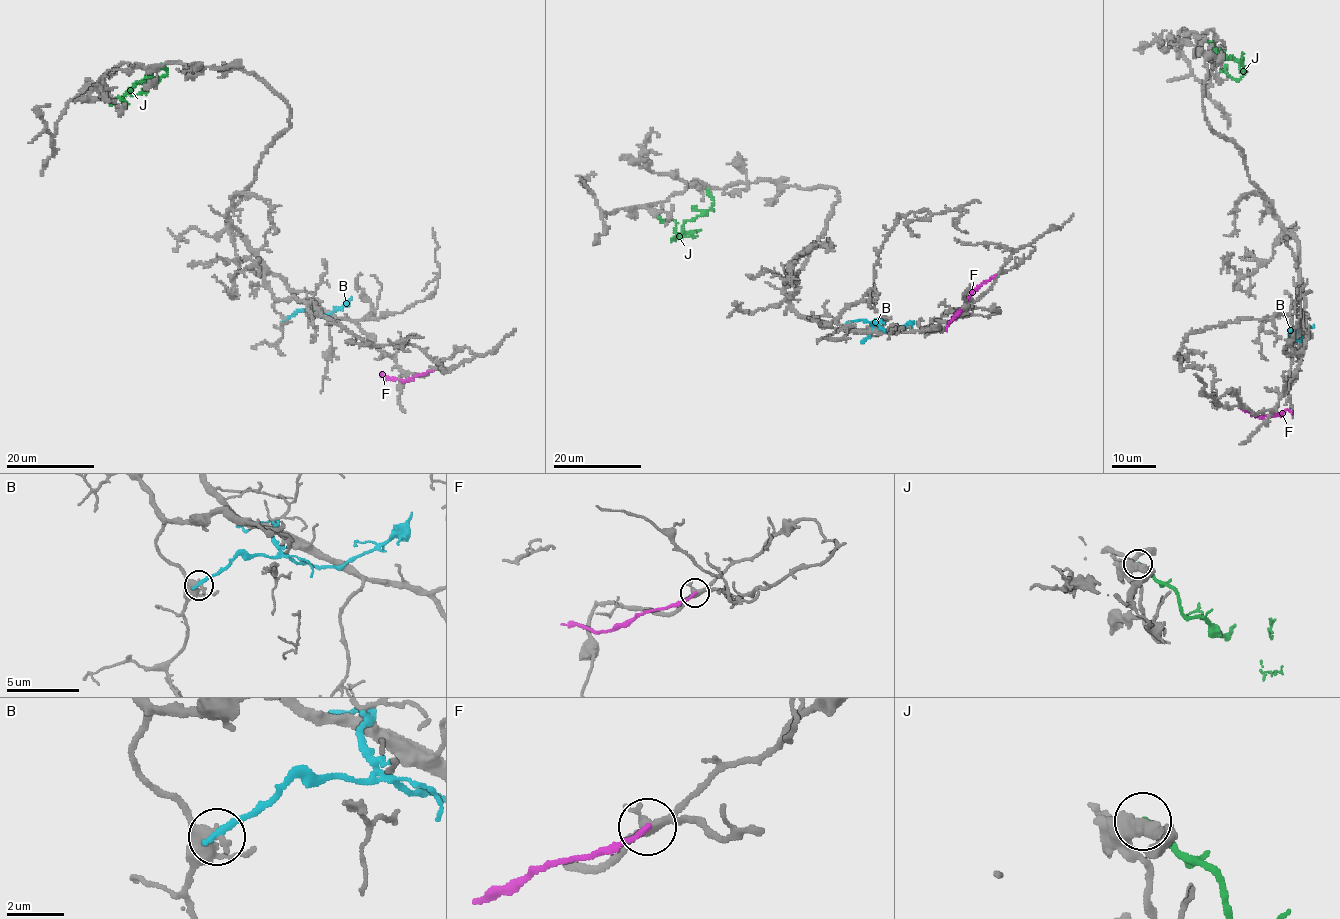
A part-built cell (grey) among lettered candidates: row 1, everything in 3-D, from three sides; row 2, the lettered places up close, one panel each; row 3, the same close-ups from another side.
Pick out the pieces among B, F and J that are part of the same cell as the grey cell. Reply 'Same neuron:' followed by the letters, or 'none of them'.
Same neuron: none of them

